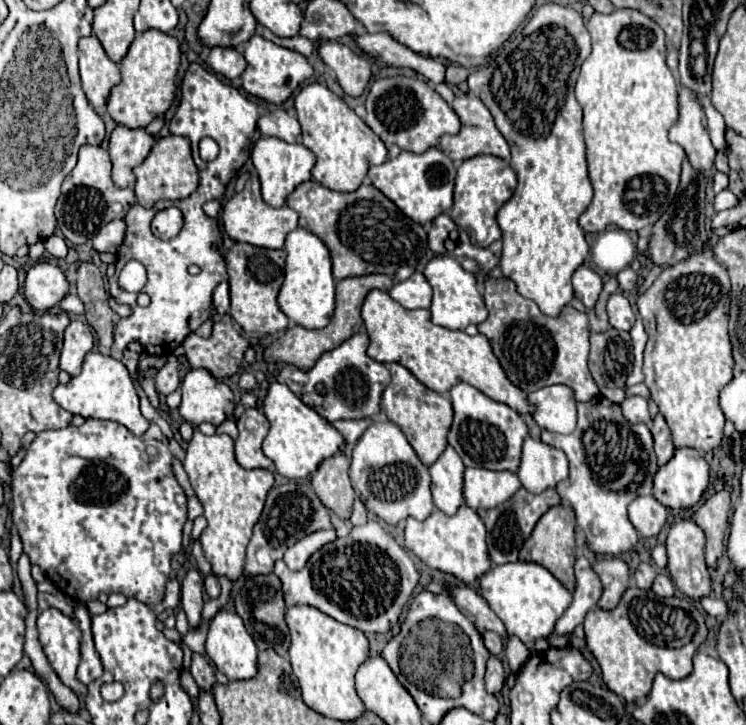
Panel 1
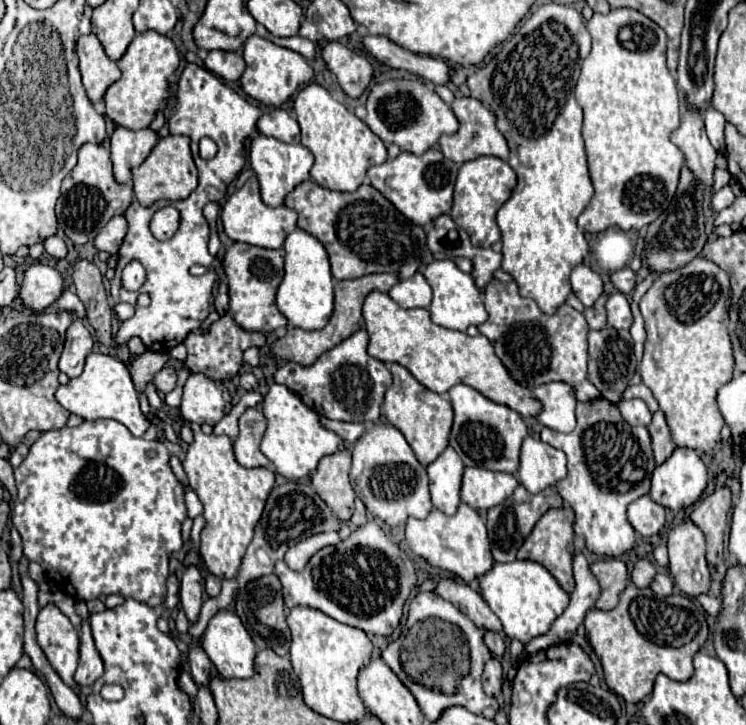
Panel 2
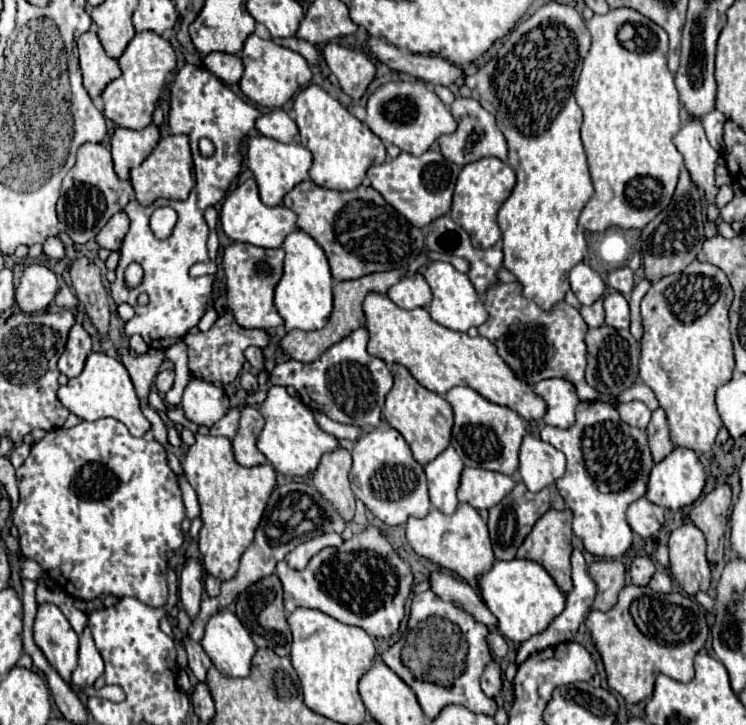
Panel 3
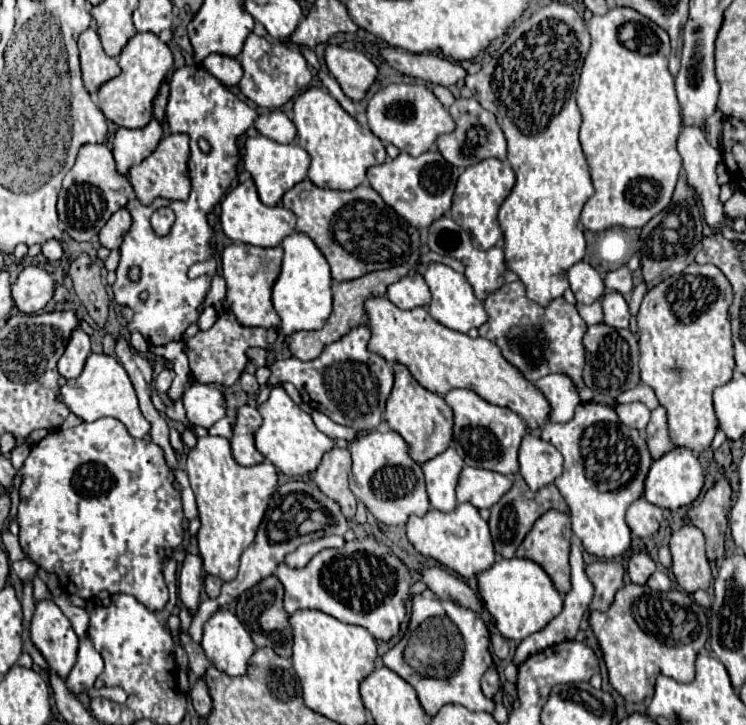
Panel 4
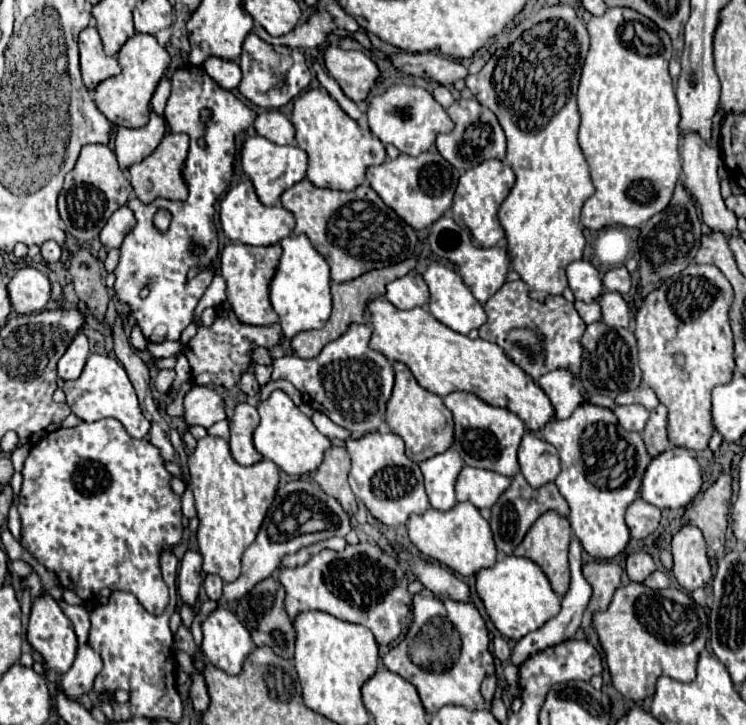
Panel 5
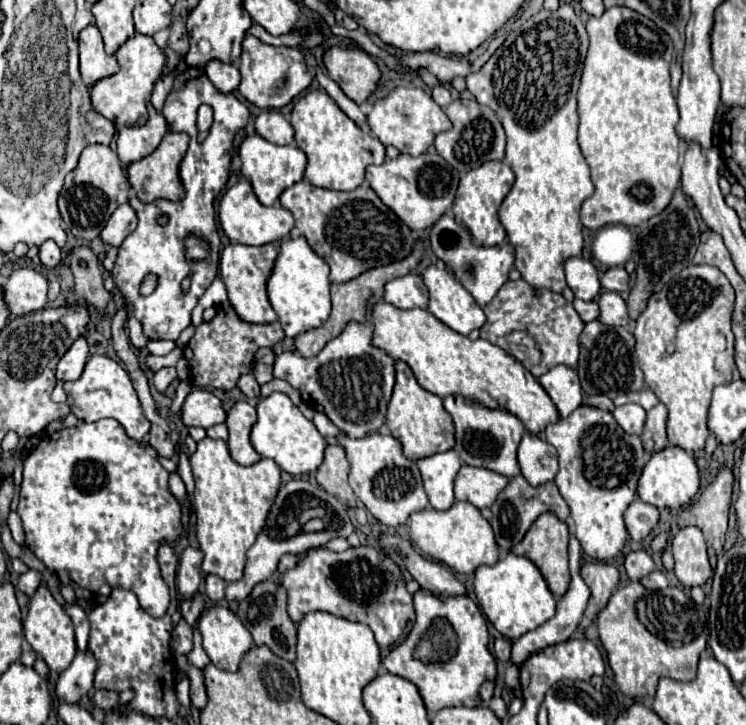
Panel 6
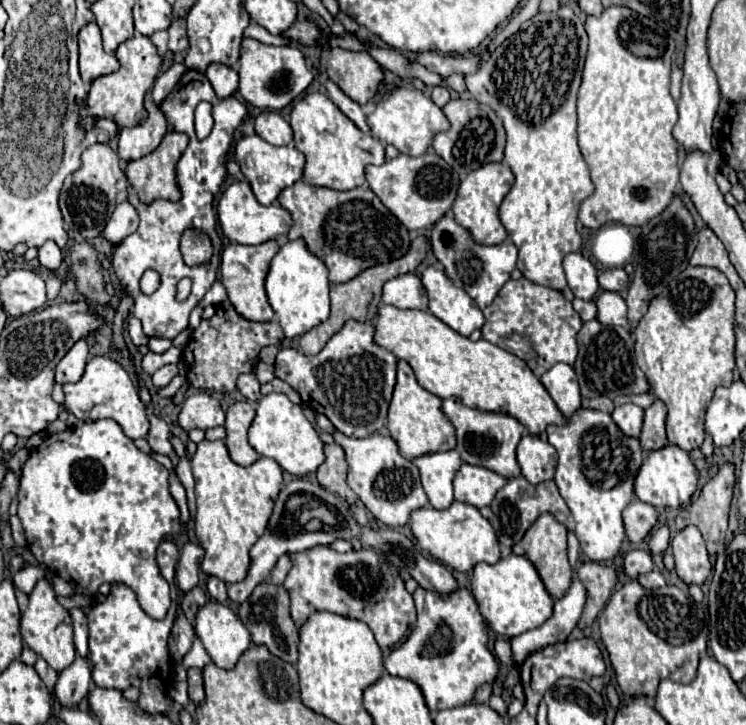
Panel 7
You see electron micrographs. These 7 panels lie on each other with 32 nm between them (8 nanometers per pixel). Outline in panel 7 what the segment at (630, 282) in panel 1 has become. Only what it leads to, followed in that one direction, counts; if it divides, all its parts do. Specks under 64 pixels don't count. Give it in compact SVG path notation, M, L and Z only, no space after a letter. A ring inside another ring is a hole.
M610 268L598 276L598 282L602 290L622 292L628 288L628 274L624 272L624 268Z

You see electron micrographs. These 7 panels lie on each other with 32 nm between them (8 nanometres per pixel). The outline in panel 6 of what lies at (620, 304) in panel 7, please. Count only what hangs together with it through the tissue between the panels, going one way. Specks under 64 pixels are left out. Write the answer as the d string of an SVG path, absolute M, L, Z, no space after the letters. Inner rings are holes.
M602 292L598 296L598 306L600 306L600 322L608 326L628 326L628 310L626 302L618 292Z

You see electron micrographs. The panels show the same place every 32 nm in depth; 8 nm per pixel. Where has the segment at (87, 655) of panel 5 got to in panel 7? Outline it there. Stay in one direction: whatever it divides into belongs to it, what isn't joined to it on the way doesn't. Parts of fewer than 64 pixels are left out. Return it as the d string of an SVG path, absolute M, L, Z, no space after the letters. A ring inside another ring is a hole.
M76 656L76 660L60 672L54 696L62 706L76 706L92 688L92 662L90 658Z

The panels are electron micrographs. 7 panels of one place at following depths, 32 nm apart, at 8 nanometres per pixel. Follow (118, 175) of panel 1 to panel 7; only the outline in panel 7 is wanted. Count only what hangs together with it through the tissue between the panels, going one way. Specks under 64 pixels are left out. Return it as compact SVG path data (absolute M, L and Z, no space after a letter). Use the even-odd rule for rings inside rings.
M146 100L146 110L148 118L144 124L138 124L134 128L122 128L118 134L118 154L124 162L138 160L156 150L160 140L168 132L166 116L152 100Z

